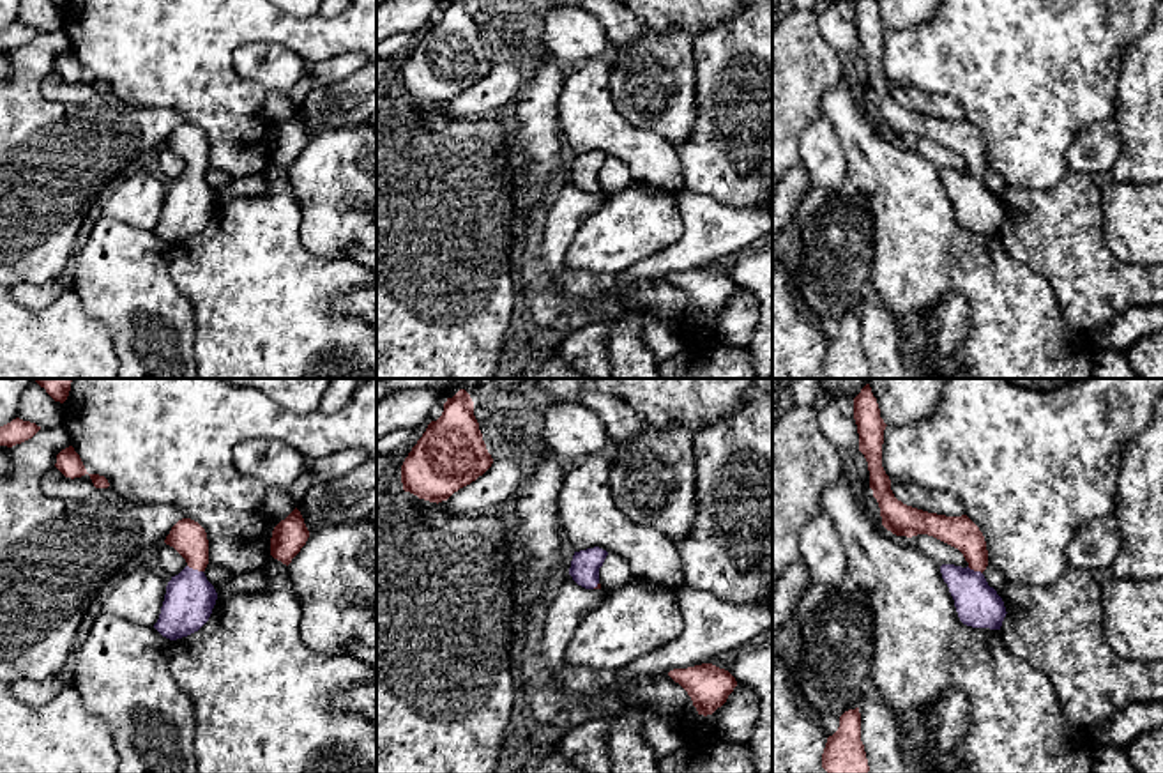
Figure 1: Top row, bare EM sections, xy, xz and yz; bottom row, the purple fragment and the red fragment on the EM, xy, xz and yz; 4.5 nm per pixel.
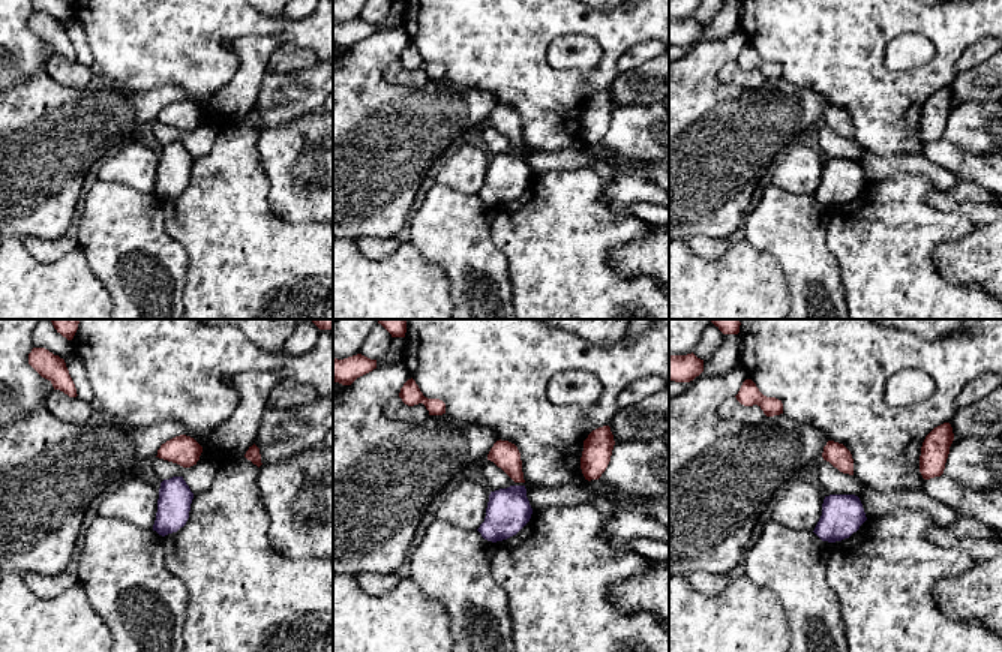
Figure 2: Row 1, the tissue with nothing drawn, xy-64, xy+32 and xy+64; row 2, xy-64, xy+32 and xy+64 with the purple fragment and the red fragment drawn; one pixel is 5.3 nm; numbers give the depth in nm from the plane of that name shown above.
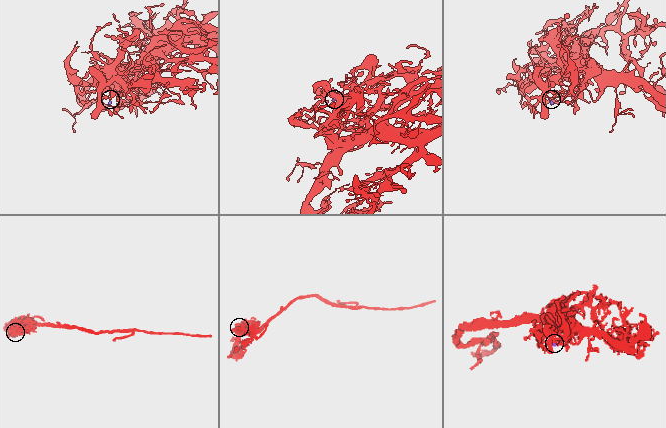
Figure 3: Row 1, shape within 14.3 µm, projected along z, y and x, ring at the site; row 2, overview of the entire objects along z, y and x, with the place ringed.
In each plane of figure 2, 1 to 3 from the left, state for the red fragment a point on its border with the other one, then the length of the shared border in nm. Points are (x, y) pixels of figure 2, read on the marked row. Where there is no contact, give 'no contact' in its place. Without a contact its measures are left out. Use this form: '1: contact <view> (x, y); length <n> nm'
1: no contact
2: no contact
3: no contact

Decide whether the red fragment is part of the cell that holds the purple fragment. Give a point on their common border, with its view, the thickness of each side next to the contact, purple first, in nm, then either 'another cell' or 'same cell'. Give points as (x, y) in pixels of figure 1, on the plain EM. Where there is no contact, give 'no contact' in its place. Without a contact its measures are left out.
xy (195, 174) | 220/160 nm | same cell

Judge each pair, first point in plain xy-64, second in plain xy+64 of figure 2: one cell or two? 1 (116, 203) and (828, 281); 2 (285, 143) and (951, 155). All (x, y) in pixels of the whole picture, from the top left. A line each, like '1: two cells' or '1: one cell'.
1: one cell
2: two cells

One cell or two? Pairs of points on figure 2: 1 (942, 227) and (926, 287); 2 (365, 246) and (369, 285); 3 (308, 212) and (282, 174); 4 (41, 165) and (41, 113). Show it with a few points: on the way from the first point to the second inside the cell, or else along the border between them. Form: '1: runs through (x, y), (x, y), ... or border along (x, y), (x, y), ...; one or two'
1: runs through (927, 242), (924, 245), (924, 272); one
2: border along (354, 242), (374, 260), (387, 258), (399, 246); two
3: runs through (305, 203), (288, 183); one
4: runs through (41, 152), (41, 126); one

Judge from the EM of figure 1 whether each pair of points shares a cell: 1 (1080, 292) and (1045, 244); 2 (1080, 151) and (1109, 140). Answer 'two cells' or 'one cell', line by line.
1: one cell
2: one cell

